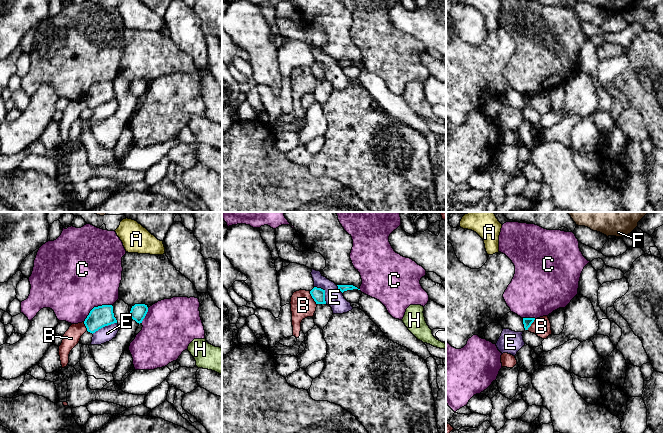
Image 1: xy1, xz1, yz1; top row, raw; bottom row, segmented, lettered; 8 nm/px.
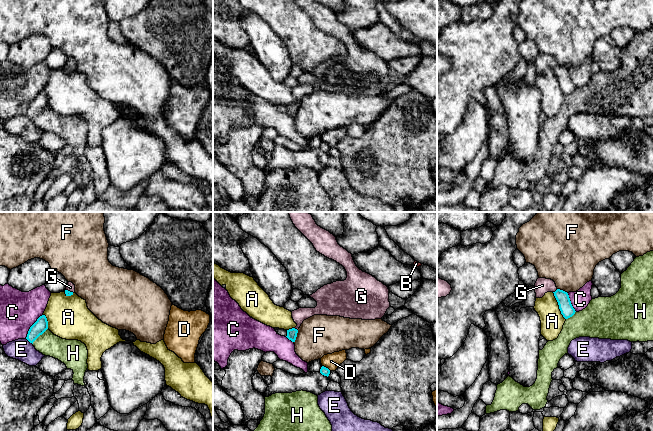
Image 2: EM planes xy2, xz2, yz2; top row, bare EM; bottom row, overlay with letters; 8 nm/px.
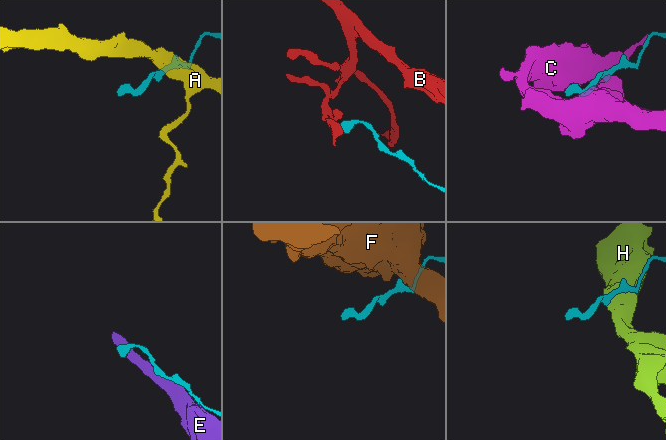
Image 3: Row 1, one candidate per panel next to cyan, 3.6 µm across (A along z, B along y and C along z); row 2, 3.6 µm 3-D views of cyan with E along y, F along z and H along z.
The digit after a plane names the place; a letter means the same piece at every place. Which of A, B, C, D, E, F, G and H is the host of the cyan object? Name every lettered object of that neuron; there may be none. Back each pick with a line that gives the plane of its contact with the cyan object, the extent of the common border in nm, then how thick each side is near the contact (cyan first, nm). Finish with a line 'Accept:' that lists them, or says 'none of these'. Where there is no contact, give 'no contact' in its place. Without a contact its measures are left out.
G: meets cyan in yz2; contact 50 nm long; 110 nm thick on the cyan side, 120 nm on the other
Accept: G

